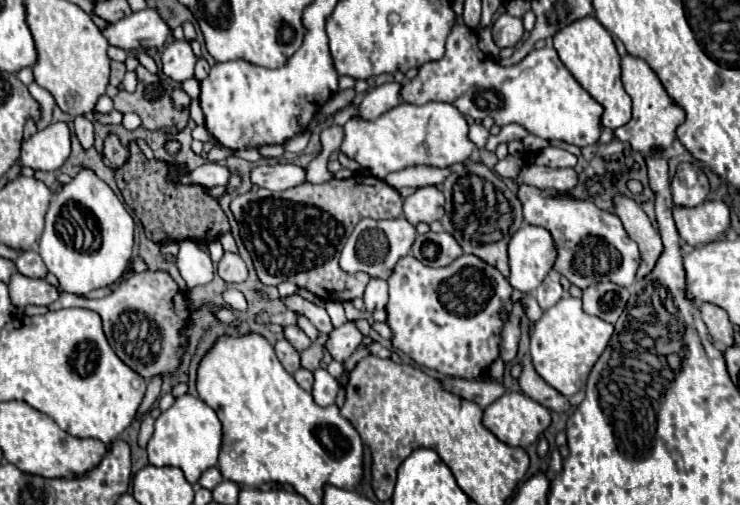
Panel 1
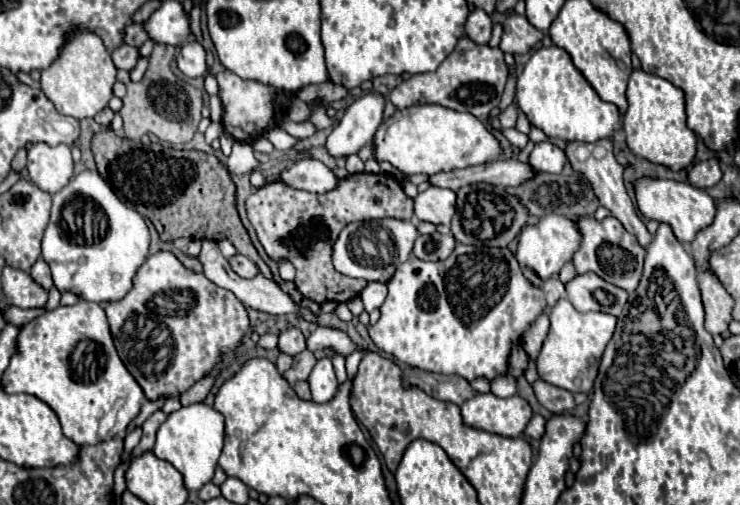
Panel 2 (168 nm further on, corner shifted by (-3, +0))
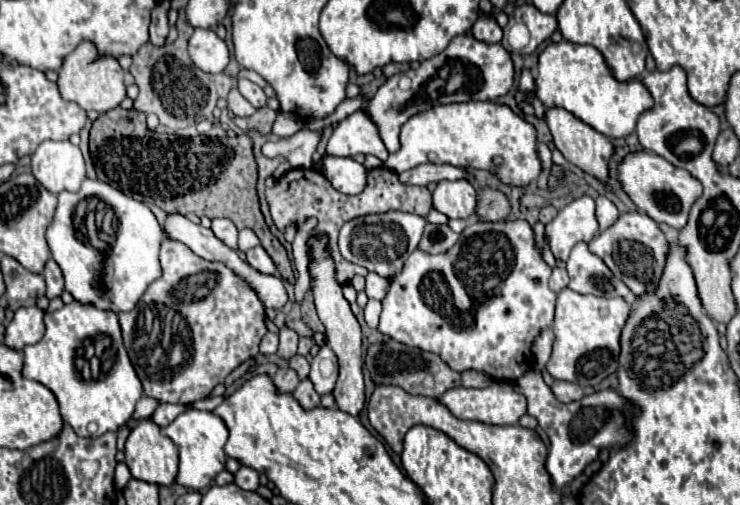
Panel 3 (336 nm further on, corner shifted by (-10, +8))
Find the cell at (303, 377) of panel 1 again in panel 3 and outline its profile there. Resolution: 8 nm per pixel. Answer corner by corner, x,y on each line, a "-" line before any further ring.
302,380
296,390
292,392
292,396
298,400
298,404
304,408
304,410
312,410
316,406
320,406
320,396
316,394
314,386
310,384
310,380

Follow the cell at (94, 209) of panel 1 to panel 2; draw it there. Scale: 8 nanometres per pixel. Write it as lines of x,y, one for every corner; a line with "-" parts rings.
83,170
75,174
69,184
53,194
51,220
43,234
43,258
51,268
53,282
59,292
75,292
89,302
121,300
131,290
131,280
137,268
145,262
149,250
149,230
143,216
127,208
97,170

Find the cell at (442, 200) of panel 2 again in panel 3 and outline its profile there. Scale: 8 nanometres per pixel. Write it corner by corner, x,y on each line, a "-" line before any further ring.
442,180
432,192
432,204
448,218
470,218
476,214
476,190
468,180

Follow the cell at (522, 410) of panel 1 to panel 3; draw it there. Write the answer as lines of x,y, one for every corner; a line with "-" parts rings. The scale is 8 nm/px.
492,382
490,386
480,388
480,390
478,388
450,388
438,400
456,418
478,420
484,424
518,424
518,418
526,414
526,398
512,384
500,384
500,382

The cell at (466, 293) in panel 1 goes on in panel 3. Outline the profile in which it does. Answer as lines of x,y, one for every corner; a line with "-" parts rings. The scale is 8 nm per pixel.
472,220
468,222
468,226
462,230
462,240
458,240
448,252
444,254
436,254
430,256
422,250
414,250
402,272
398,276
394,276
390,280
390,290
386,294
386,298
382,300
382,314
380,314
380,326
378,330
386,336
390,336
392,340
398,340
406,346
412,348
422,348
426,352
434,352
438,354
452,370
456,372
464,372
464,370
478,370
484,372
486,376
490,376
494,382
516,382
518,378
522,378
528,370
530,370
530,348
534,338
544,330
544,326
548,328
554,320
554,304
556,304
556,294
548,288
548,278
552,274
552,268
544,262
542,254
536,248
534,242
534,232
532,226
526,220
502,220
502,222
484,222
484,220

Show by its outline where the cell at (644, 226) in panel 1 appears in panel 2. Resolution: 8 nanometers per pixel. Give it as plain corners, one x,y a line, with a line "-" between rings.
605,138
605,140
599,140
599,142
595,142
595,144
571,142
571,144
567,146
565,154
567,154
573,170
583,172
583,174
589,178
595,194
599,196
601,206
605,206
605,208
611,212
611,216
615,216
615,218
623,224
623,228
625,228
627,232
635,234
637,240
639,240
639,244
641,244
643,248
647,248
647,244
651,242
653,236
649,234
645,222
643,222
641,216
637,214
637,208
635,208
633,200
629,198
629,194
627,194
627,190
625,190
625,184
623,184
623,166
617,164
617,160
615,160
615,156
613,156
613,144
611,144
611,140

